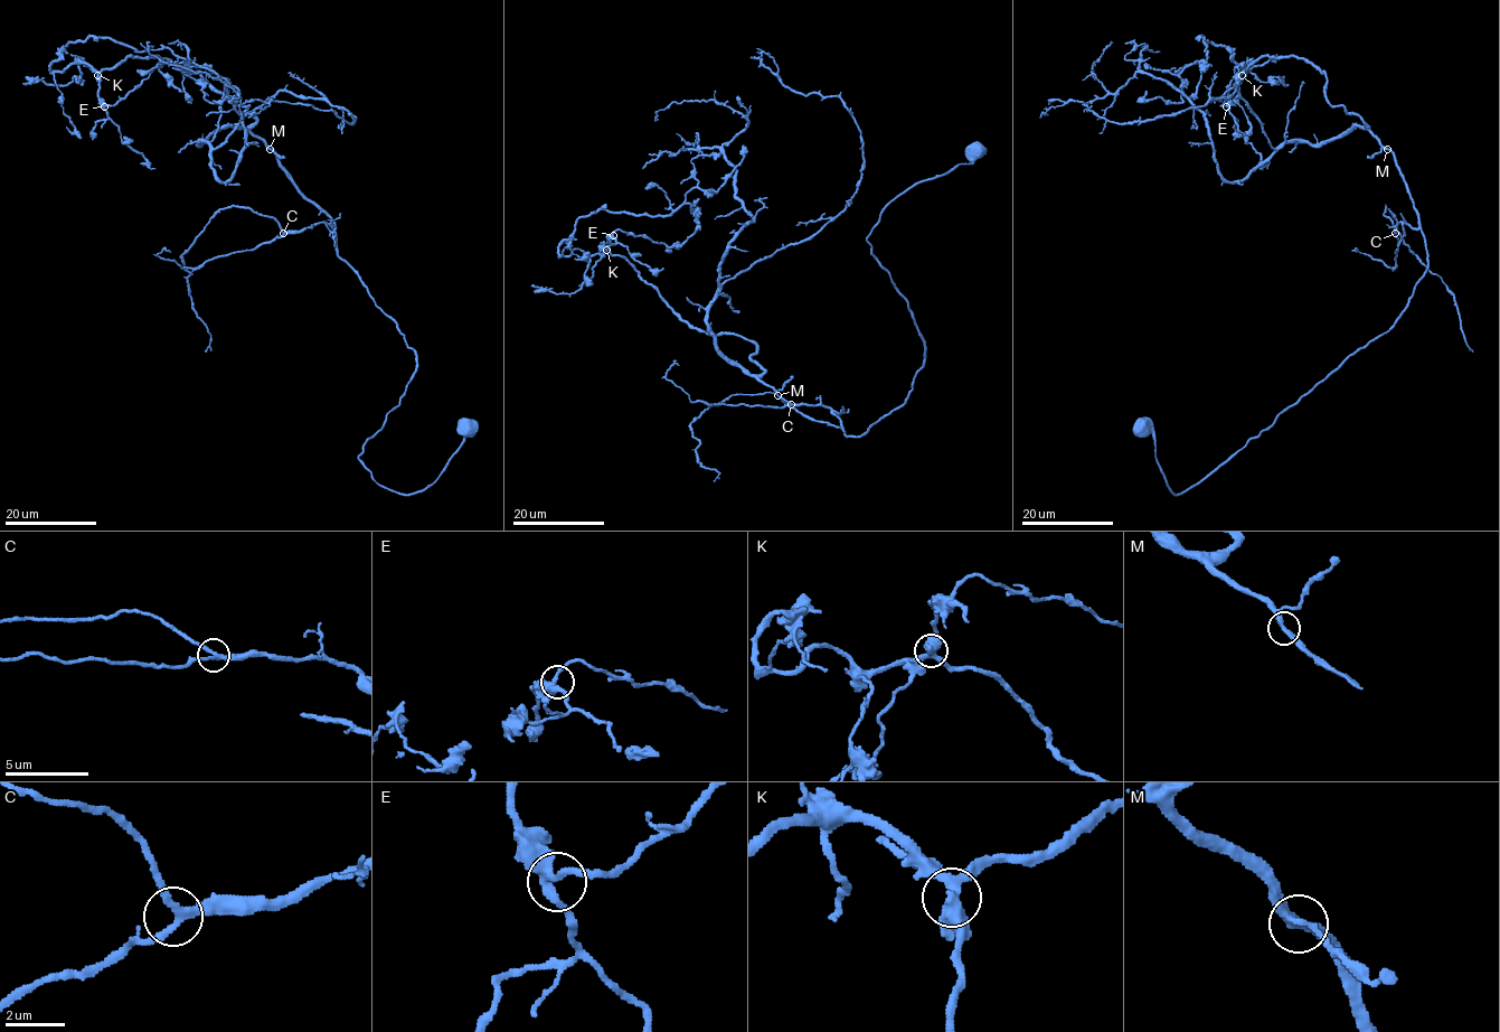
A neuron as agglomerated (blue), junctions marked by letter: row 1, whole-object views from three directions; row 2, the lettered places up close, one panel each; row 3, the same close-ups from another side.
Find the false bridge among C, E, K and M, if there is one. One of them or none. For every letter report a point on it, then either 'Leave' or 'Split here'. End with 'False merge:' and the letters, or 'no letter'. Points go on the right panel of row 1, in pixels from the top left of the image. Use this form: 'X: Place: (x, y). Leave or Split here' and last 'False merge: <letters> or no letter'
C: Place: (1395, 233). Leave
E: Place: (1226, 106). Leave
K: Place: (1242, 75). Leave
M: Place: (1387, 149). Leave
False merge: no letter

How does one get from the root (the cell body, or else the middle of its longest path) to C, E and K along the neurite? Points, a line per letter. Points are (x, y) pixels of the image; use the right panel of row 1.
C: (1139, 427), (1152, 434), (1176, 495), (1204, 480), (1394, 324), (1427, 268), (1423, 232), (1401, 222), (1395, 233)
E: (1139, 427), (1181, 494), (1384, 334), (1427, 268), (1394, 155), (1326, 99), (1323, 73), (1261, 55), (1226, 106)
K: (1139, 427), (1181, 494), (1384, 334), (1427, 268), (1394, 155), (1326, 99), (1326, 75), (1266, 55), (1242, 75)

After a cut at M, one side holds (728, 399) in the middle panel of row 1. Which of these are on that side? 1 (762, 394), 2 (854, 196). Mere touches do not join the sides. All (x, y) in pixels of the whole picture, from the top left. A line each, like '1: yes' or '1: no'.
1: yes
2: no

